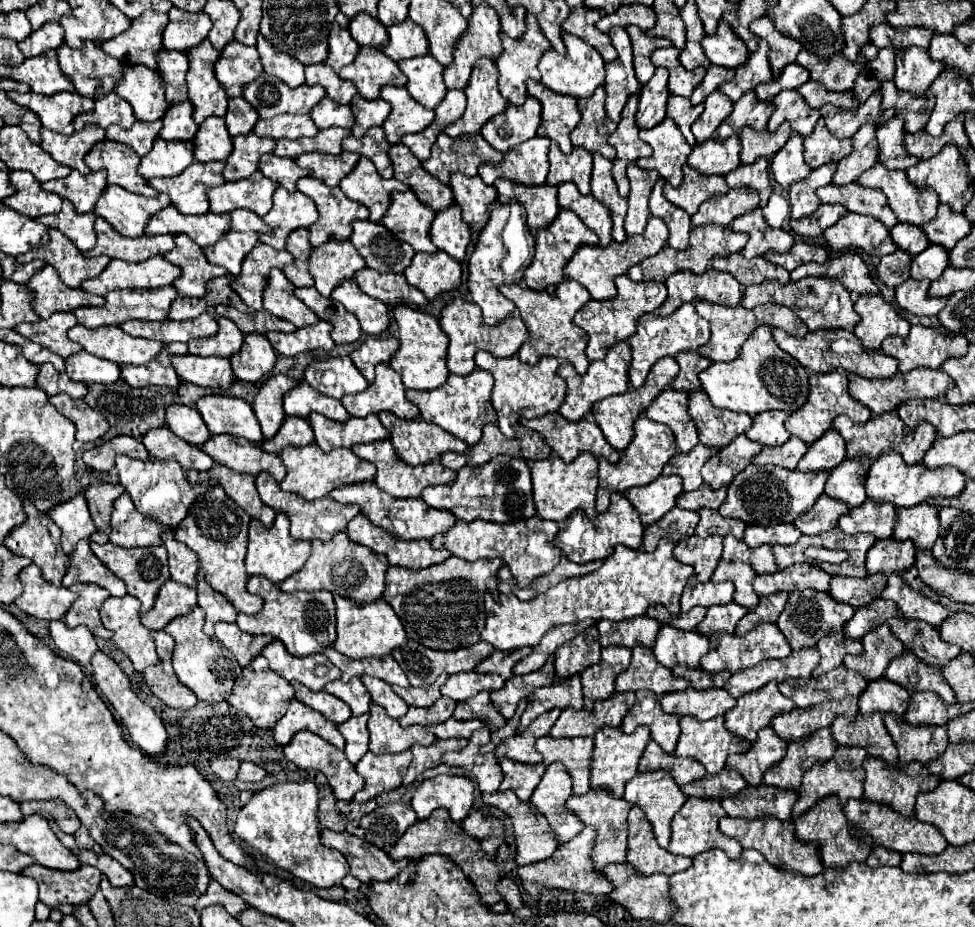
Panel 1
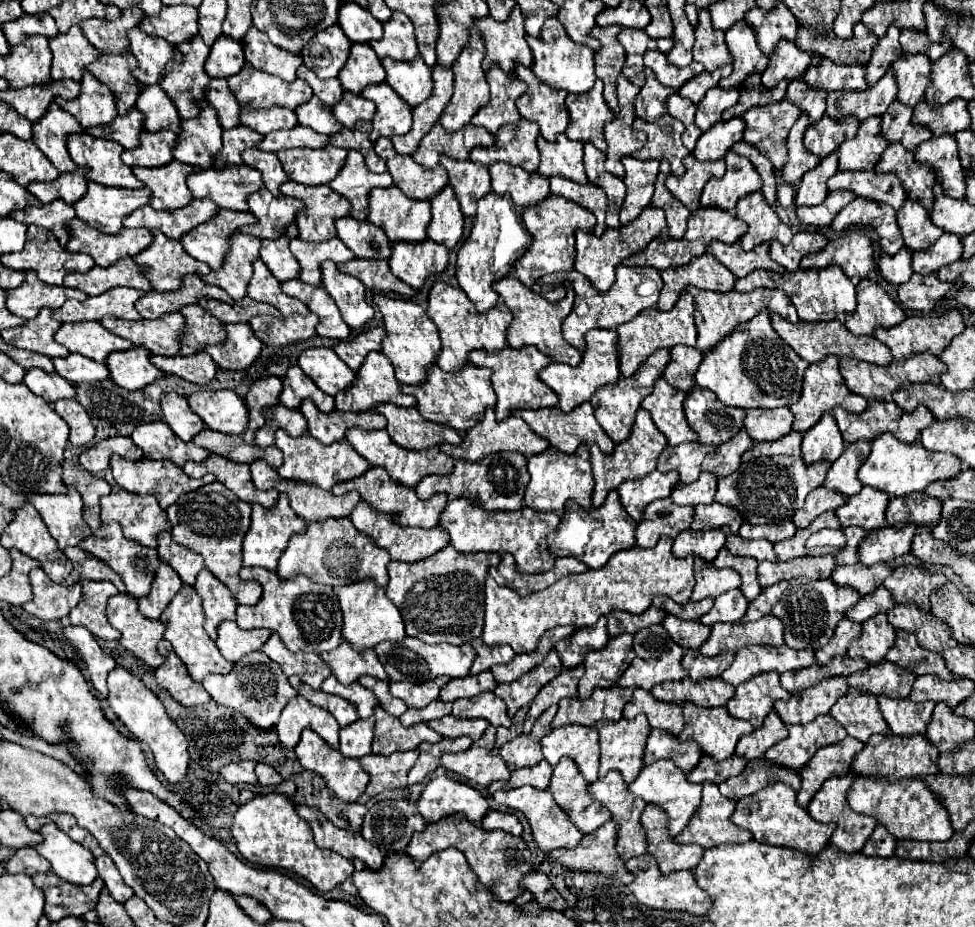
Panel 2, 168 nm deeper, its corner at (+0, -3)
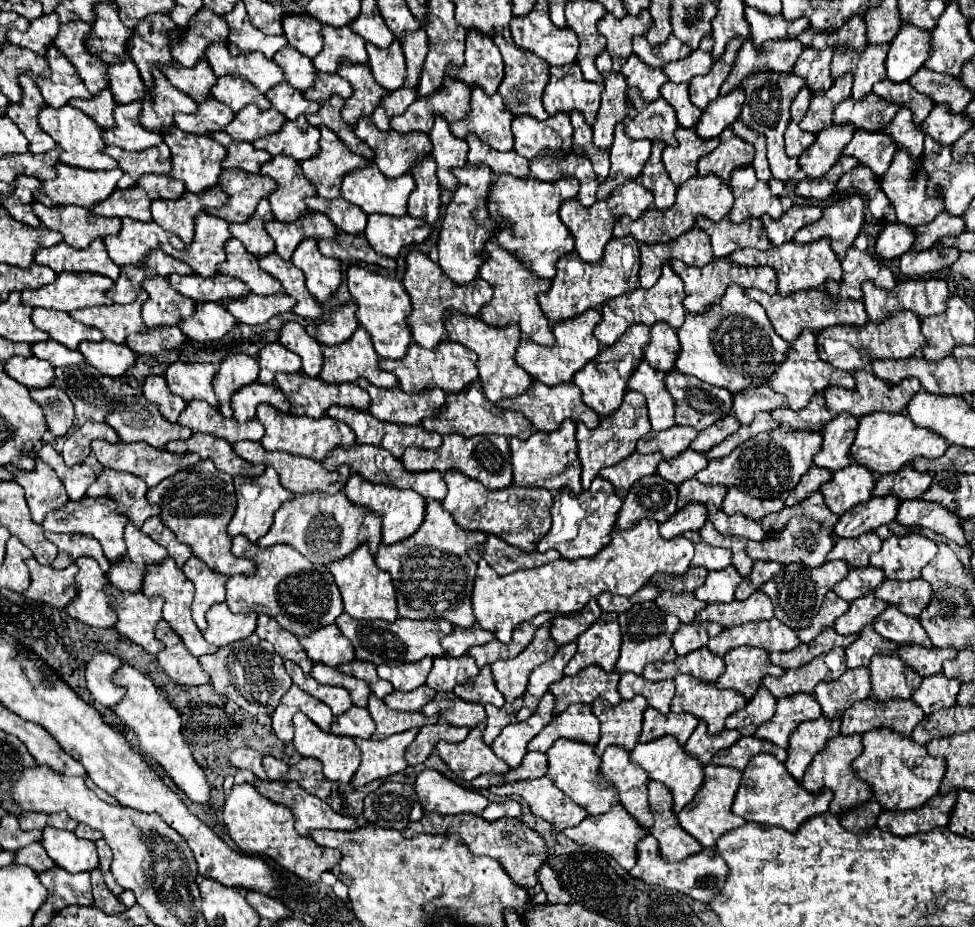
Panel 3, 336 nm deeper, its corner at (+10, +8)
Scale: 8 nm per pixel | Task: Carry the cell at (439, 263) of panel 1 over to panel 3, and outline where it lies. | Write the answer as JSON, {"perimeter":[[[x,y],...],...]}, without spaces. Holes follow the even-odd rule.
{"perimeter":[[[373,214],[367,218],[365,238],[371,244],[371,248],[385,256],[385,258],[397,258],[397,254],[411,244],[421,244],[429,238],[431,226],[425,224],[425,220],[417,220],[407,216],[381,216]]]}

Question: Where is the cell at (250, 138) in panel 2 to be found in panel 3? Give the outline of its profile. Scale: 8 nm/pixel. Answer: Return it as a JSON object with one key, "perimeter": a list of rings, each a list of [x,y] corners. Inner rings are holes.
{"perimeter":[[[207,98],[197,104],[197,114],[175,114],[175,124],[183,132],[195,136],[213,136],[213,132],[225,130],[225,126],[235,118],[235,112],[229,110],[215,98]]]}

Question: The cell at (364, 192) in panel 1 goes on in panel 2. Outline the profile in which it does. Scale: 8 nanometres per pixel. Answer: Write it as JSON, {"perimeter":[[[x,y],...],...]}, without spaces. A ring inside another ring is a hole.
{"perimeter":[[[349,151],[339,175],[329,183],[329,187],[343,195],[351,203],[349,215],[355,219],[367,217],[367,191],[371,187],[391,187],[393,179],[385,173],[373,173],[367,169],[365,159],[359,151]]]}

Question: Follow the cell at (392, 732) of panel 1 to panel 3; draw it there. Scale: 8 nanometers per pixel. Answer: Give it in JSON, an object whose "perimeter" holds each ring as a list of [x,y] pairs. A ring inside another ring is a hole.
{"perimeter":[[[369,696],[367,710],[371,712],[371,716],[373,716],[375,724],[377,724],[377,730],[371,736],[373,740],[383,740],[383,738],[389,738],[393,734],[405,732],[409,728],[421,728],[425,724],[437,722],[433,718],[427,718],[423,712],[399,712],[399,710],[393,710],[383,700],[379,700],[377,696]]]}

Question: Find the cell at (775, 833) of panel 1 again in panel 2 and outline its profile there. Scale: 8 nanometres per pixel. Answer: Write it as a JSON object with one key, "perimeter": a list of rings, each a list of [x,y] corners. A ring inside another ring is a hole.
{"perimeter":[[[771,783],[767,785],[765,789],[749,795],[749,797],[741,797],[737,801],[737,809],[735,813],[731,815],[731,821],[737,825],[737,827],[743,827],[747,831],[753,833],[753,839],[755,841],[761,841],[761,843],[771,843],[771,845],[777,845],[777,847],[795,847],[795,849],[801,849],[809,855],[817,855],[817,851],[821,847],[825,847],[825,843],[829,841],[833,829],[835,829],[835,823],[817,823],[807,809],[799,807],[797,805],[797,793],[787,787],[785,783]]]}

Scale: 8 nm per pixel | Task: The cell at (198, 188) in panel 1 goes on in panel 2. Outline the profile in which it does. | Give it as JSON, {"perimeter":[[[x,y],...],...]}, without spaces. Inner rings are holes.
{"perimeter":[[[173,159],[173,163],[167,163],[163,167],[133,167],[133,173],[139,181],[145,183],[145,187],[151,189],[151,201],[149,205],[153,209],[175,209],[185,207],[191,203],[191,191],[187,189],[187,173],[199,171],[195,165],[185,165]]]}

